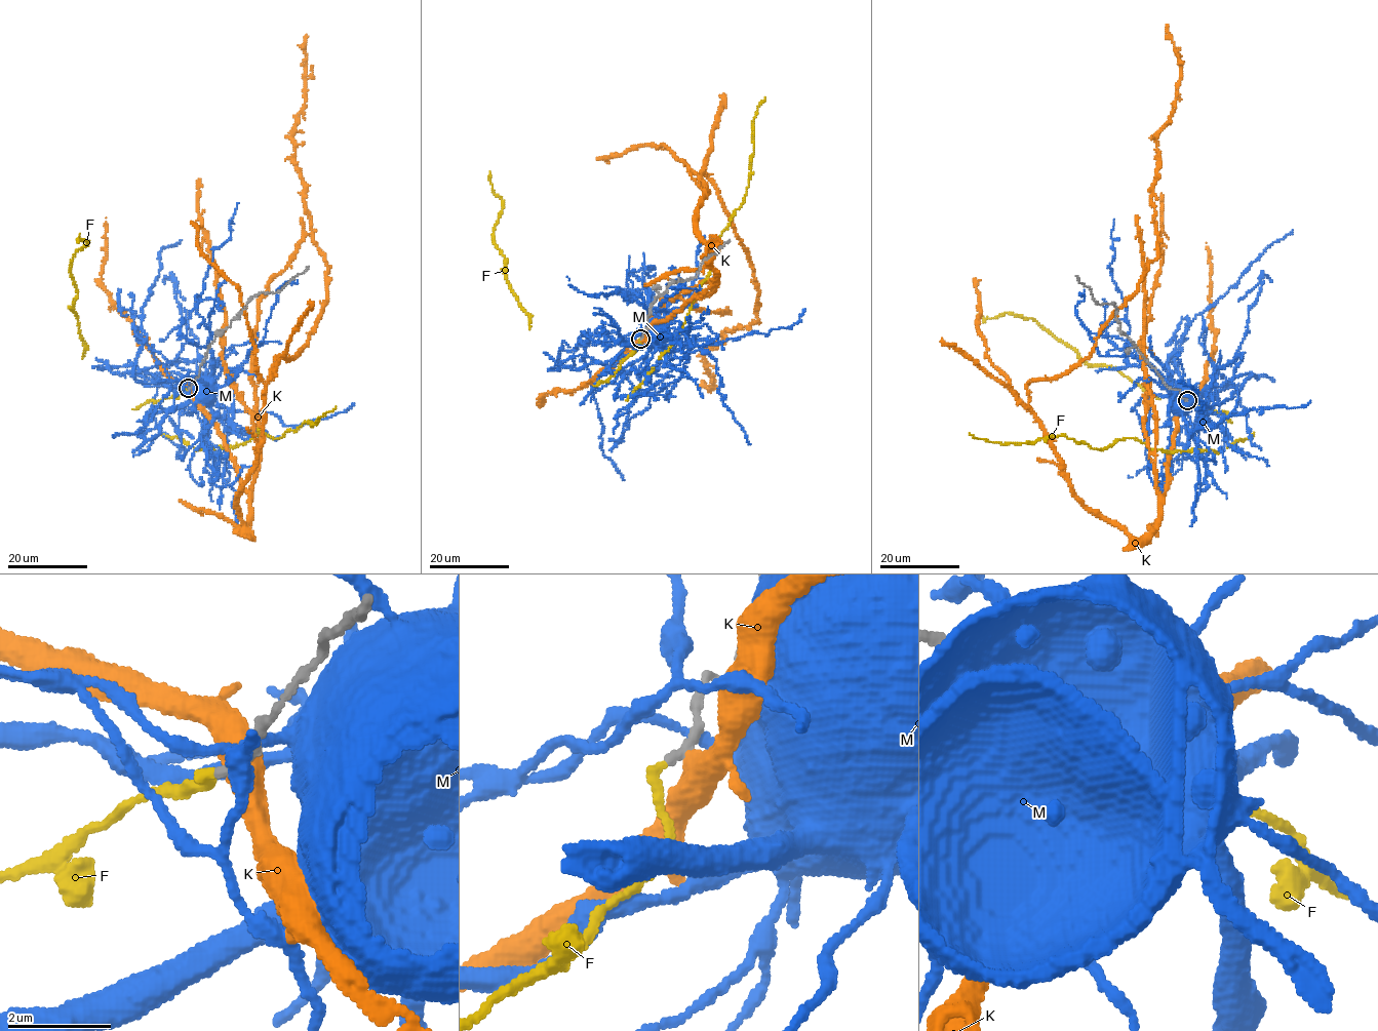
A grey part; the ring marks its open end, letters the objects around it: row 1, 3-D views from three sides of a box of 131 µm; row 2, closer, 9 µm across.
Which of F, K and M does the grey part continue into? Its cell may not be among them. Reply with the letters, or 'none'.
F

